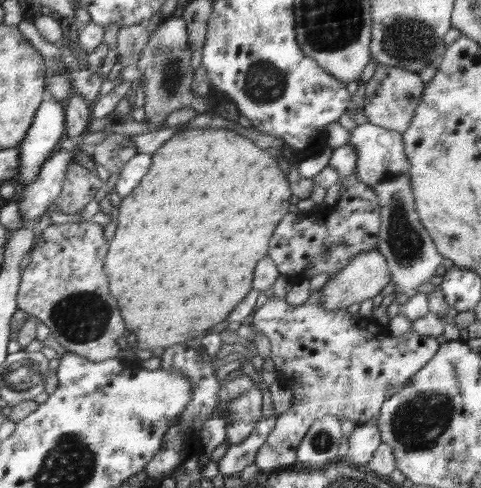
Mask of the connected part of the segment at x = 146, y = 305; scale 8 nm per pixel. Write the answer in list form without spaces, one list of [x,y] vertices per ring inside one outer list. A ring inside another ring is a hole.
[[[197,128],[176,132],[154,154],[153,164],[142,177],[140,185],[122,199],[118,207],[118,224],[111,244],[112,252],[108,252],[108,272],[112,272],[112,292],[116,292],[116,300],[120,300],[120,308],[124,308],[124,320],[128,320],[128,328],[136,336],[136,344],[132,340],[132,349],[152,350],[154,348],[168,348],[185,343],[196,337],[202,337],[203,332],[216,326],[238,306],[240,300],[253,289],[252,274],[258,260],[263,260],[268,252],[268,242],[276,225],[287,215],[288,208],[268,208],[268,206],[290,206],[290,186],[284,178],[276,160],[260,150],[250,138],[244,137],[228,129]]]

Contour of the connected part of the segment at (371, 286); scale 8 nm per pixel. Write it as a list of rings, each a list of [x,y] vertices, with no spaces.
[[[376,248],[353,256],[346,267],[339,270],[329,281],[326,281],[321,288],[319,303],[326,310],[347,308],[351,304],[374,298],[389,282],[391,282],[390,266],[383,253]]]

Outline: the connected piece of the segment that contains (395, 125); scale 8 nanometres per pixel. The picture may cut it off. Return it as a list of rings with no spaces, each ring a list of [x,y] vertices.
[[[377,65],[373,76],[366,83],[363,109],[368,123],[399,132],[407,131],[411,126],[415,111],[424,95],[426,85],[417,72],[408,72],[403,68],[390,68]]]

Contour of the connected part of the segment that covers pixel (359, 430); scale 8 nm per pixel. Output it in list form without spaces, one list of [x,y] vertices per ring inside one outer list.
[[[374,424],[356,427],[349,438],[350,448],[345,461],[353,466],[365,468],[382,444],[382,434]]]

